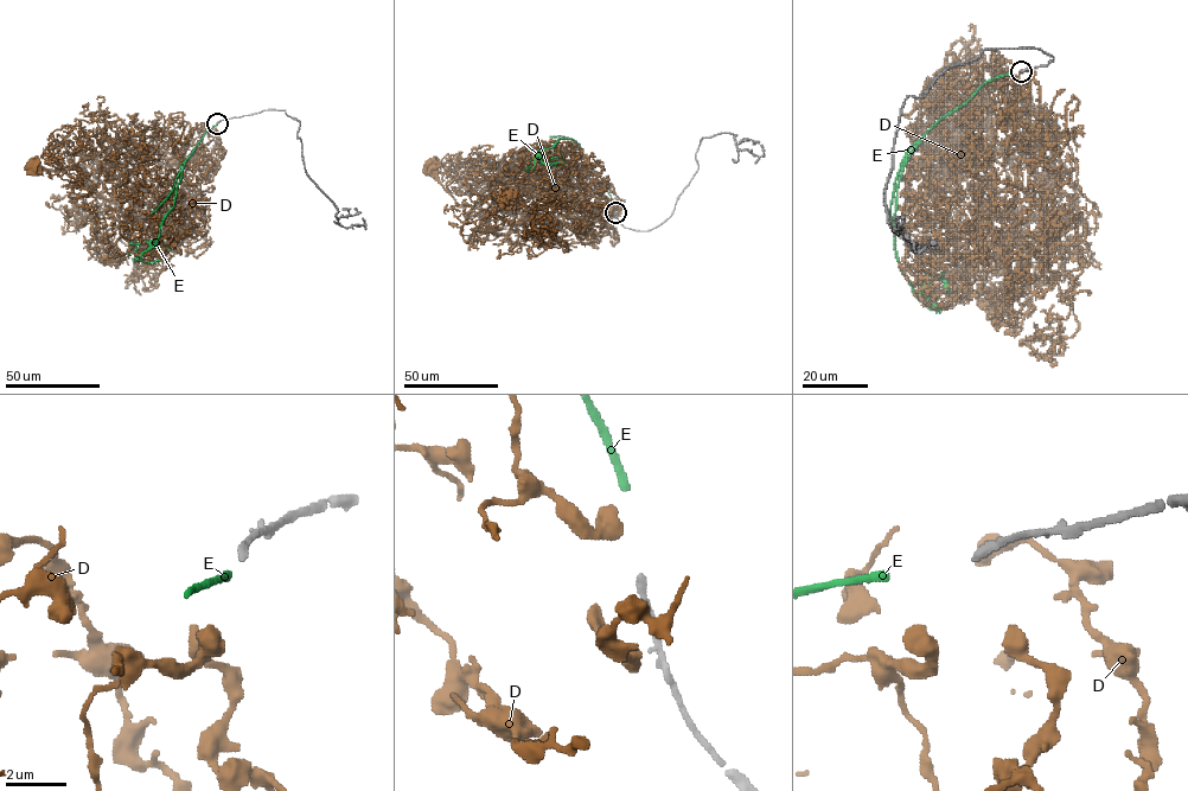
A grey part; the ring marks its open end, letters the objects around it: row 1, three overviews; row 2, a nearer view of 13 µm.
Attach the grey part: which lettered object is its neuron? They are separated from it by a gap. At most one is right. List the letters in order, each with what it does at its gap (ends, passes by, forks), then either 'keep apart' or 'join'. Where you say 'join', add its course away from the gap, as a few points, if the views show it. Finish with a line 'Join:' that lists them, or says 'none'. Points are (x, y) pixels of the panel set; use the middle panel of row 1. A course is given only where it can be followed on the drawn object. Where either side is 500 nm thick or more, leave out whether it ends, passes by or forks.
D: keep apart
E: it ends; join; course (615, 206), (574, 140), (560, 139), (543, 148), (527, 170)
Join: E

